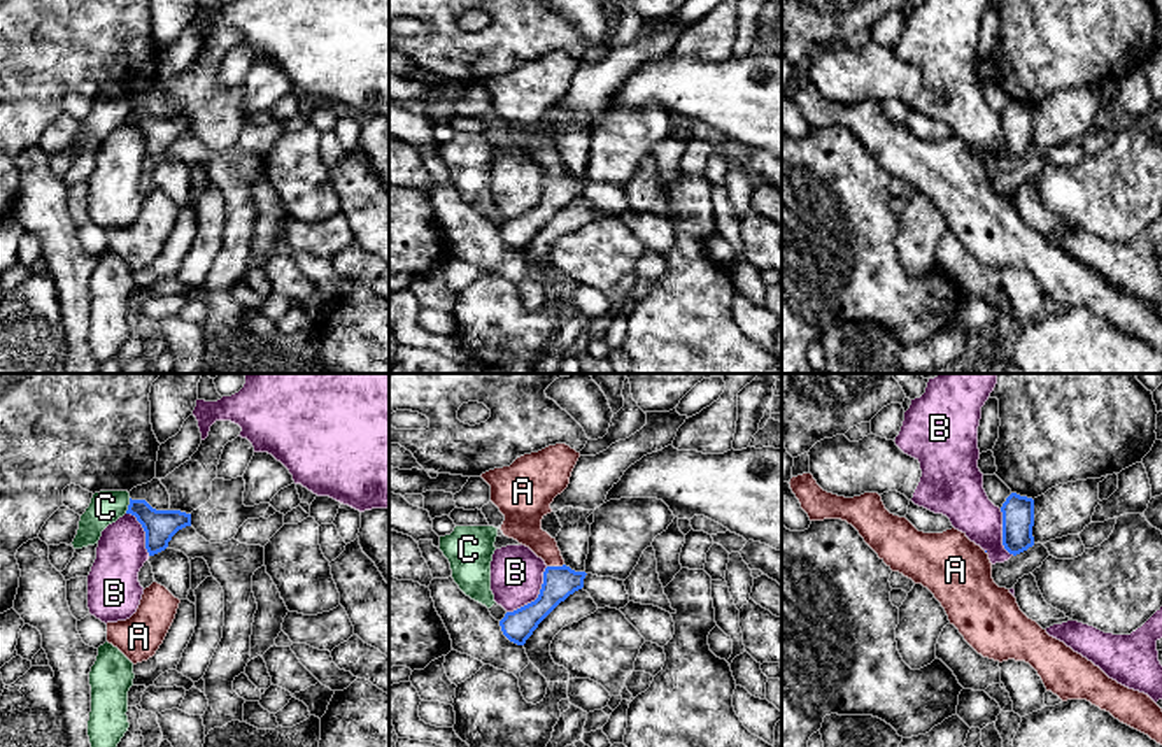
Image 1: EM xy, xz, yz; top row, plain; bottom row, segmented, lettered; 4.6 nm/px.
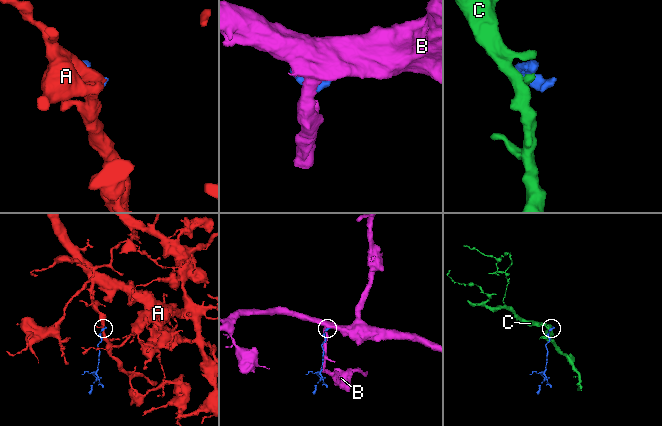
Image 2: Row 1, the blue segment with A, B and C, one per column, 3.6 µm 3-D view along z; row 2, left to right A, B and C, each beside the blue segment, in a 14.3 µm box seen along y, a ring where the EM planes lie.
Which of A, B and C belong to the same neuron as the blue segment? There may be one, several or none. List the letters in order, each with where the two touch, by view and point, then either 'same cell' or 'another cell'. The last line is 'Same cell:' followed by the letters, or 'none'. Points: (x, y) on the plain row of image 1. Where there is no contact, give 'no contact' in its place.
A: meets blue in xz at (554, 174); same cell
B: meets blue in xz at (538, 204); another cell
C: meets blue in xy at (128, 113); another cell
Same cell: A

